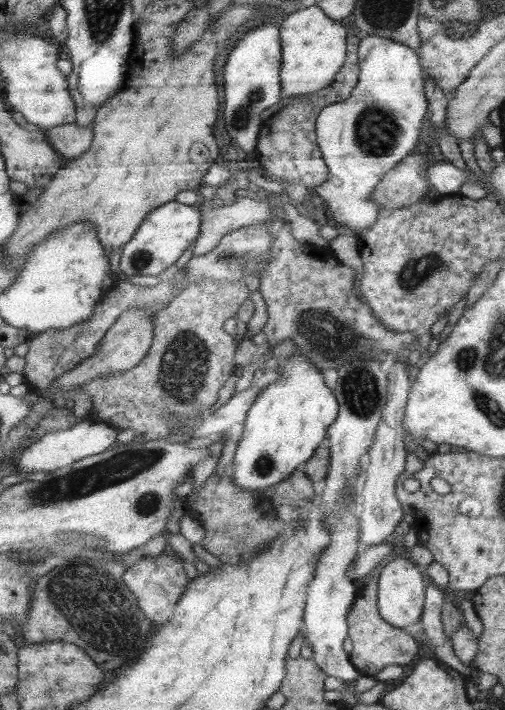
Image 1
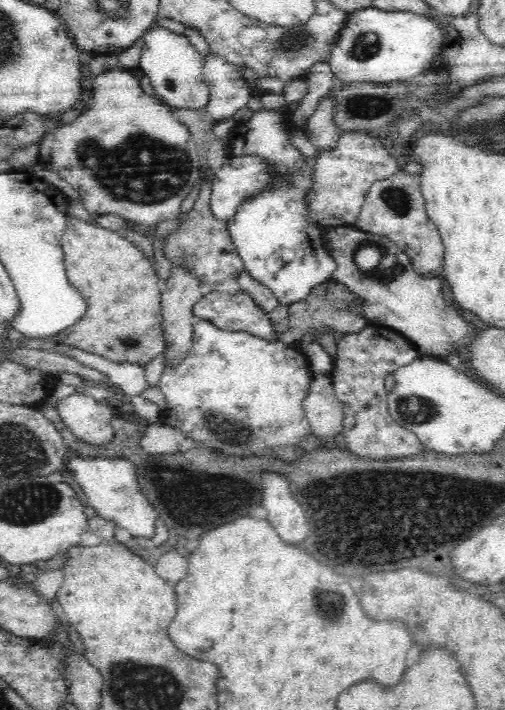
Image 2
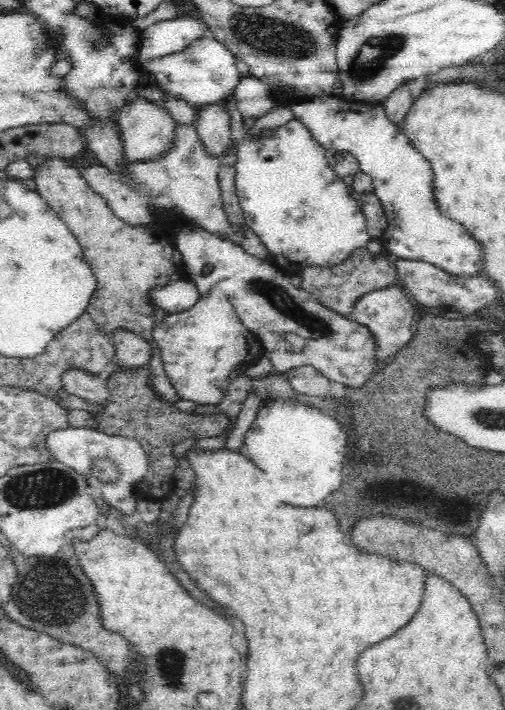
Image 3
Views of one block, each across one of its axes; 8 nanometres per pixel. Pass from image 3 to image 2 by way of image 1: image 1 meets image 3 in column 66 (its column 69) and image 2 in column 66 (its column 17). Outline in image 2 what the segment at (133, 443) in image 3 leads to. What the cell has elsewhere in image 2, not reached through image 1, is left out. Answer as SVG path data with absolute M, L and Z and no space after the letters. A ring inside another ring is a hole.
M79 454L68 455L66 472L74 477L87 496L87 504L105 519L130 531L132 538L155 536L156 520L159 518L154 507L141 493L135 475L135 465L127 458L90 458Z

